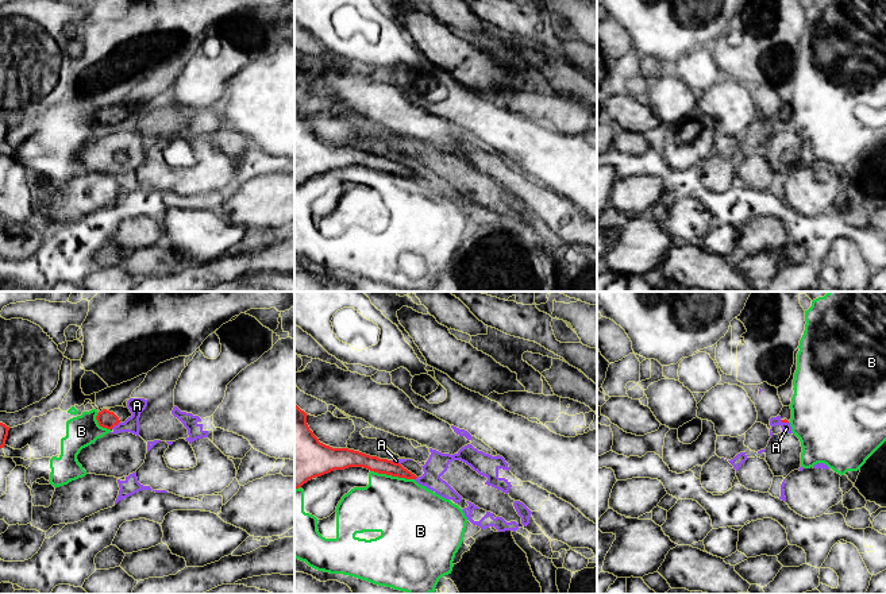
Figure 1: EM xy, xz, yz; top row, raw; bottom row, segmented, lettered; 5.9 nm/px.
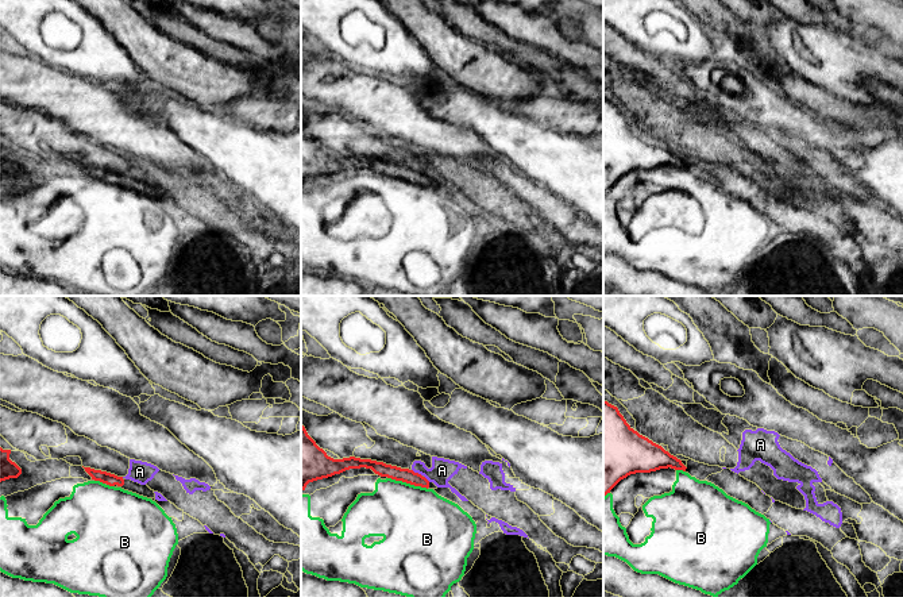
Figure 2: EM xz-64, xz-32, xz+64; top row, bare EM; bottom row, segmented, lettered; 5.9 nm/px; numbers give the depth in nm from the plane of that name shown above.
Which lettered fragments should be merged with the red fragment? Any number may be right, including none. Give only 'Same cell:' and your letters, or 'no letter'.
Same cell: no letter

